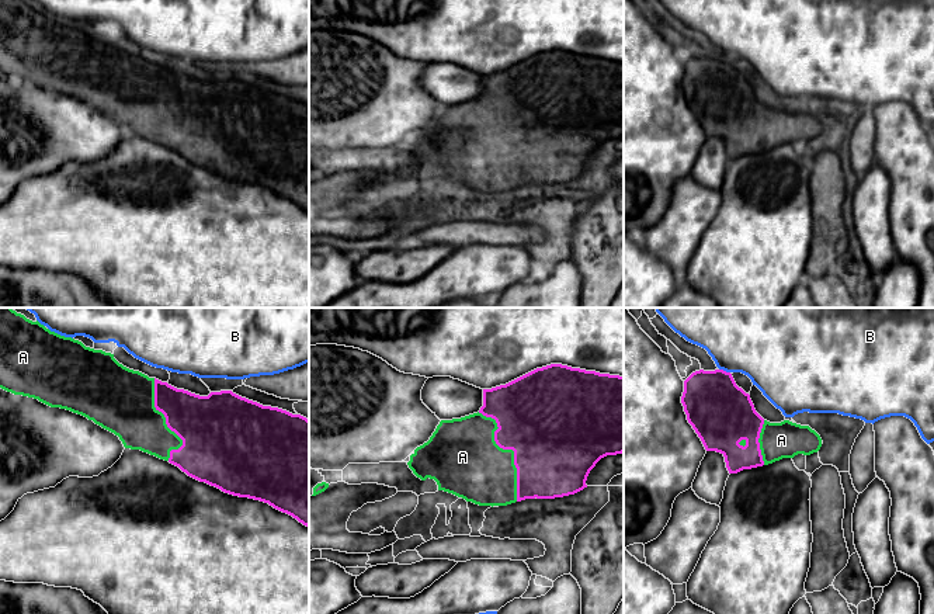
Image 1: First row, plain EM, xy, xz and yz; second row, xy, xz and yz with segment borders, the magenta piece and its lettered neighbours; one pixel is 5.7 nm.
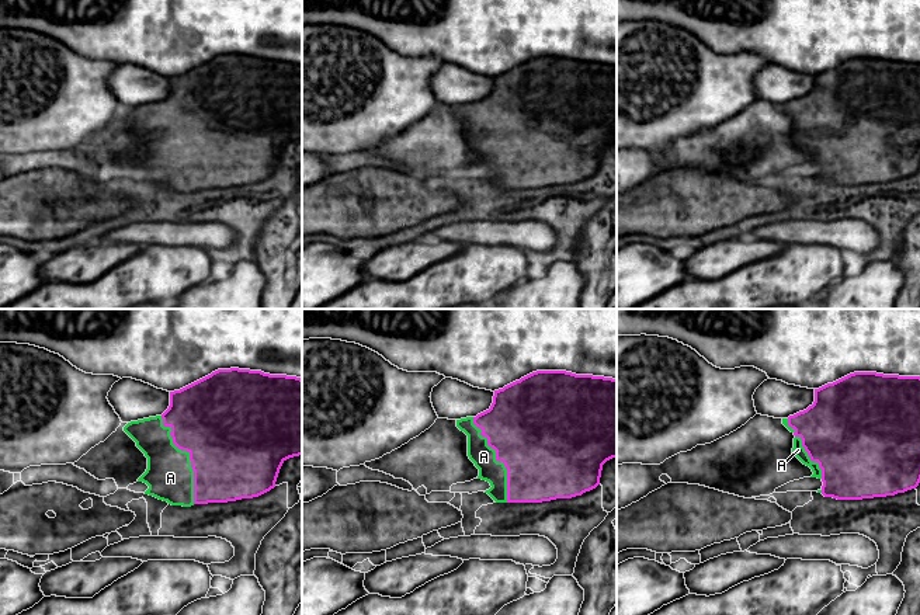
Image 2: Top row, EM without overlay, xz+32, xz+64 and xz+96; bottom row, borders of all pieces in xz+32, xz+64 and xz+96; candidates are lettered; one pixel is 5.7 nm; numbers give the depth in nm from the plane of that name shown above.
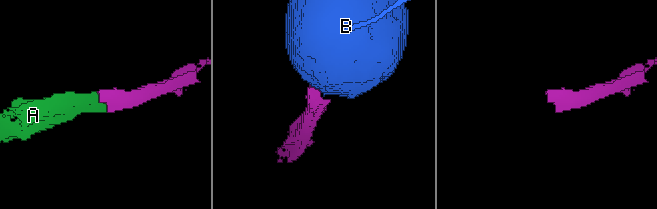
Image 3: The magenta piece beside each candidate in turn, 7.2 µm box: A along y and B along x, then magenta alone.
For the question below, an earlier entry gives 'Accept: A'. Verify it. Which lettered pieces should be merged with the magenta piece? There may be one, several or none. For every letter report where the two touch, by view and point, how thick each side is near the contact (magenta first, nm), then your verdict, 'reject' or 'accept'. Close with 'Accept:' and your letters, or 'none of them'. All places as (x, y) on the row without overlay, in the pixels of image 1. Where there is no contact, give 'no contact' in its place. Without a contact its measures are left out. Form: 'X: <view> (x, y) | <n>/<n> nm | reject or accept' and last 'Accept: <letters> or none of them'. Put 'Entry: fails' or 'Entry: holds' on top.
Entry: holds
A: xz (510, 134) | 500/380 nm | accept
B: yz (725, 56) | 360/360 nm | reject
Accept: A

